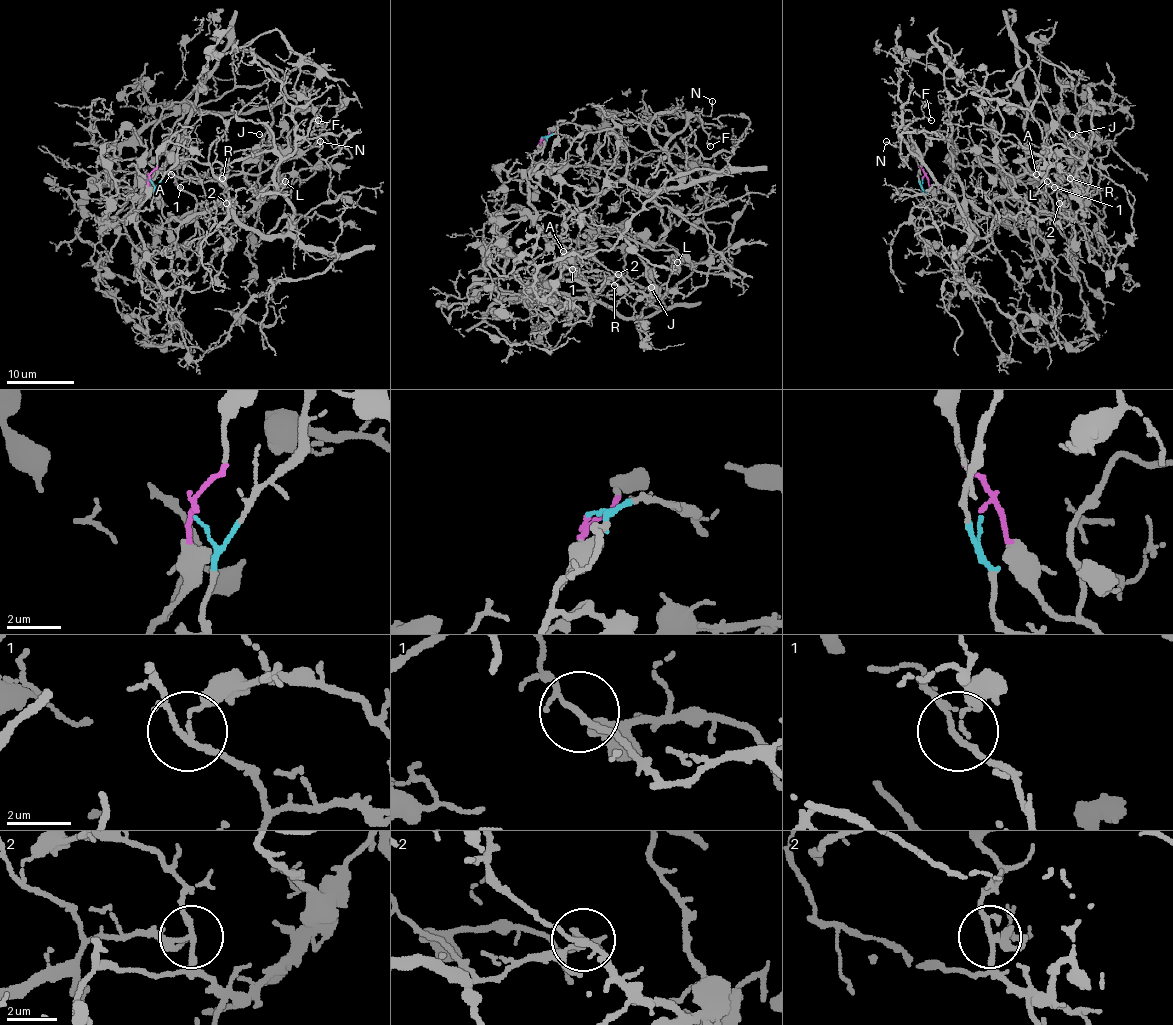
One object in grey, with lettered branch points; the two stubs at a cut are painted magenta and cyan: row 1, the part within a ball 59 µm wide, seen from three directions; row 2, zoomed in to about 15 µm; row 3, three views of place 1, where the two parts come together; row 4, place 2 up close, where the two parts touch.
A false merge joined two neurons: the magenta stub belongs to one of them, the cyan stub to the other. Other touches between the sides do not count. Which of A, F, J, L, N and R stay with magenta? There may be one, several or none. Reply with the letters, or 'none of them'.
J, L, R

